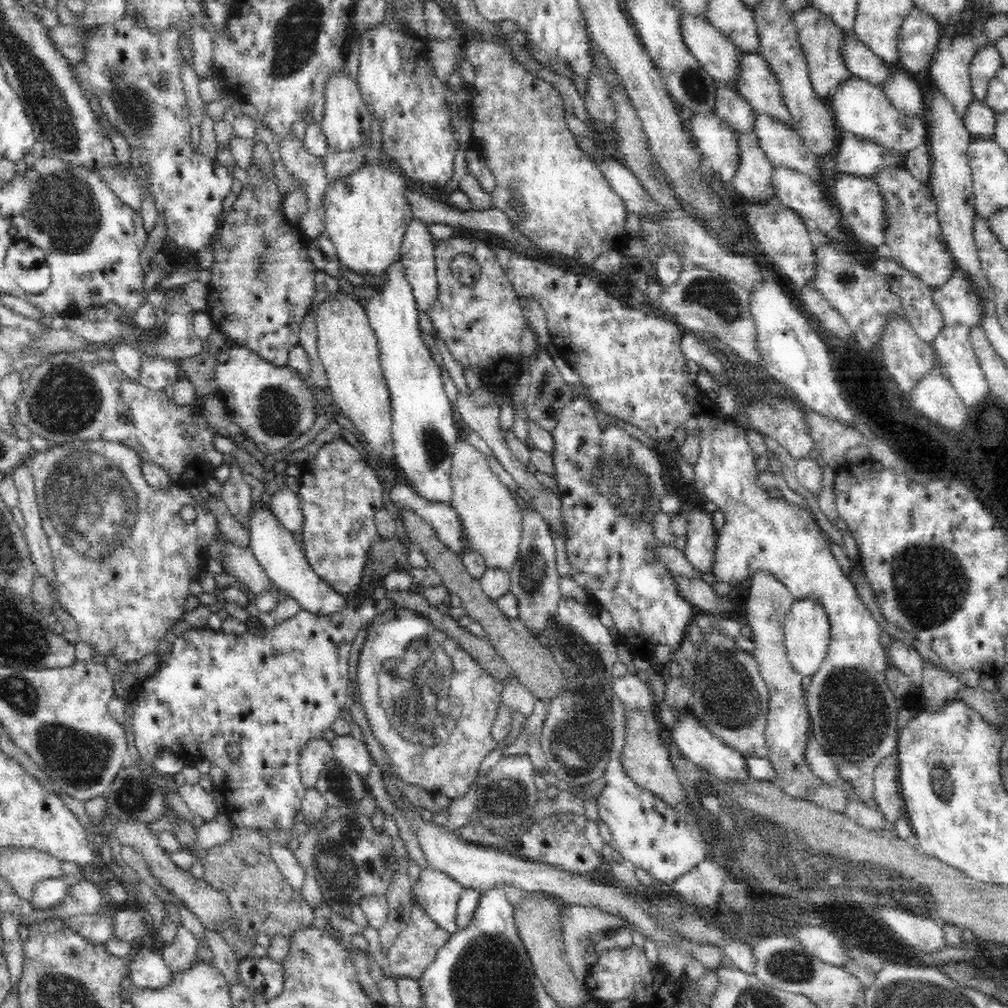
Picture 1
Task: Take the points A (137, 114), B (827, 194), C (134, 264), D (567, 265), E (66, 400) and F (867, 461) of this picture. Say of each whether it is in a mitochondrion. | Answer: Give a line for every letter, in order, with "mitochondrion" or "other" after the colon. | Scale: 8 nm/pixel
A: mitochondrion
B: other
C: other
D: other
E: mitochondrion
F: other

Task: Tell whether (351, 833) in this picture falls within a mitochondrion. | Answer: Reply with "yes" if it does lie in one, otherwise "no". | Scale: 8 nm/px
yes

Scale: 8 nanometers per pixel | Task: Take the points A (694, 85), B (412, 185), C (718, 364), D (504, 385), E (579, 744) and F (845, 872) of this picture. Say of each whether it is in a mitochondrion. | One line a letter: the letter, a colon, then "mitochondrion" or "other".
A: mitochondrion
B: other
C: other
D: other
E: mitochondrion
F: mitochondrion

